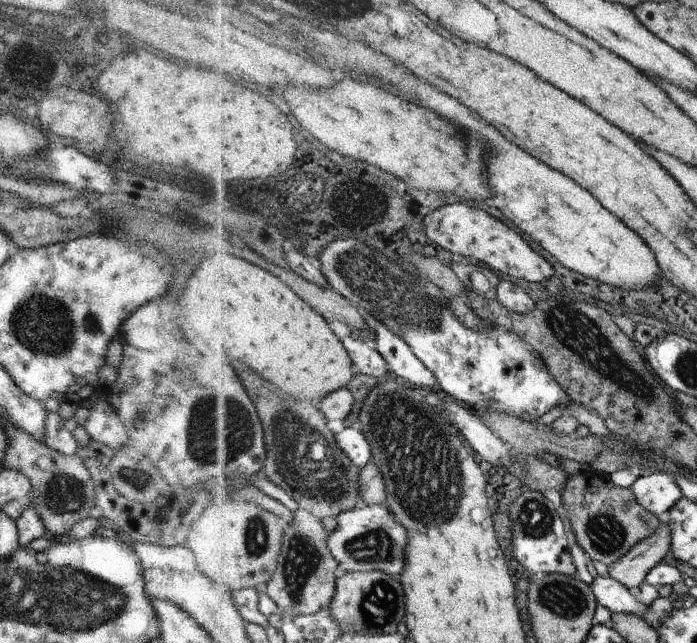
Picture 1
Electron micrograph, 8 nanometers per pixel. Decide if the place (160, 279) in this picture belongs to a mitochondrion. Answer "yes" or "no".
no

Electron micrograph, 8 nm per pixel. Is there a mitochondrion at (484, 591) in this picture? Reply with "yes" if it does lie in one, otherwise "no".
no

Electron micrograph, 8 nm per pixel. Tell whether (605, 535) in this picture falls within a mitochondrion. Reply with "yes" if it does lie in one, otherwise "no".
yes

